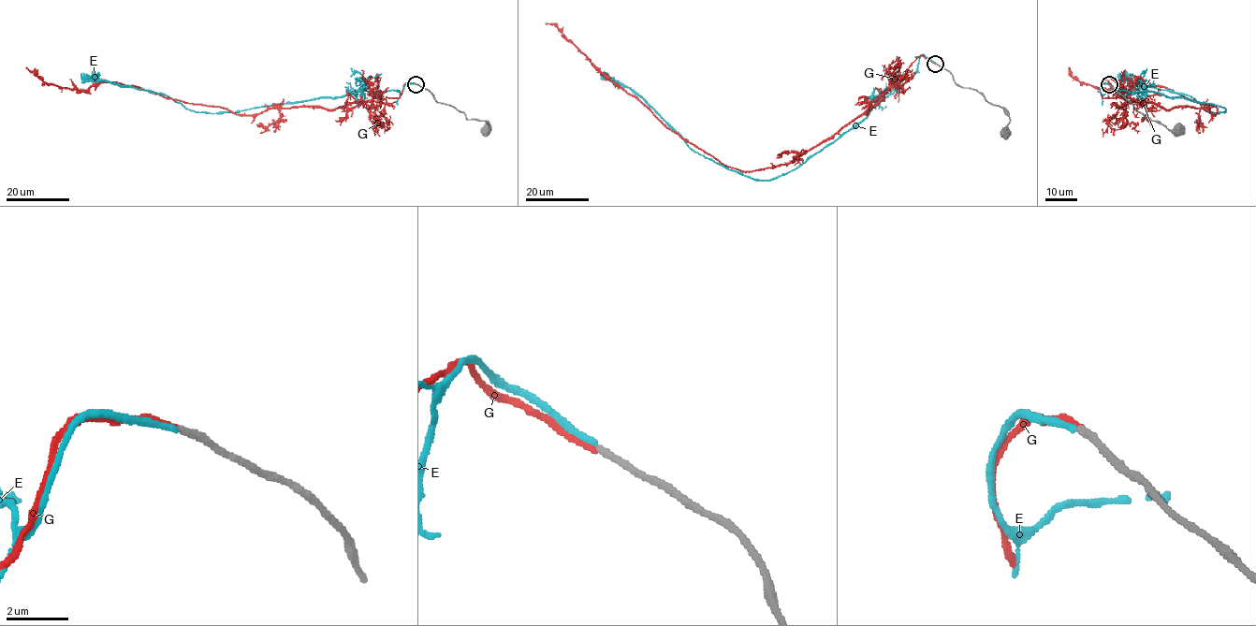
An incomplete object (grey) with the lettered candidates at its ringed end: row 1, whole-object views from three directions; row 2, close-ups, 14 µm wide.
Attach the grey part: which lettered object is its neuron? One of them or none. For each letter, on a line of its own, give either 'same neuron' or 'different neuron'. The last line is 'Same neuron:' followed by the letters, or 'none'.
E: different neuron
G: same neuron
Same neuron: G

